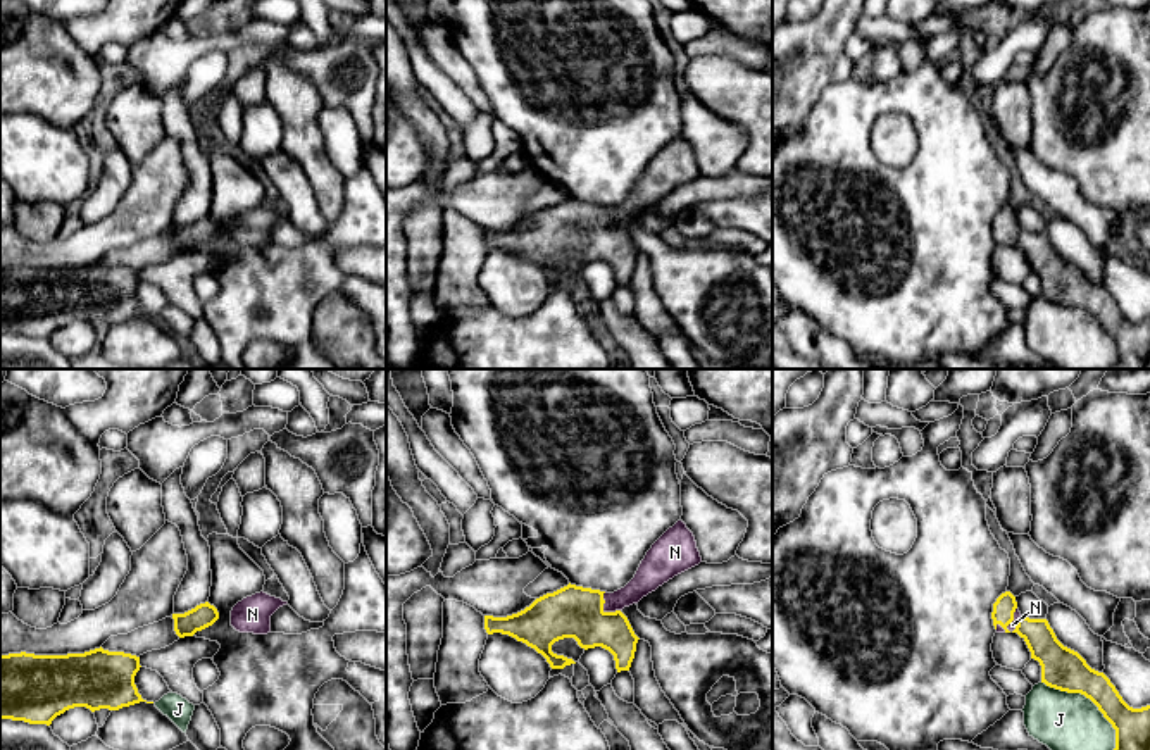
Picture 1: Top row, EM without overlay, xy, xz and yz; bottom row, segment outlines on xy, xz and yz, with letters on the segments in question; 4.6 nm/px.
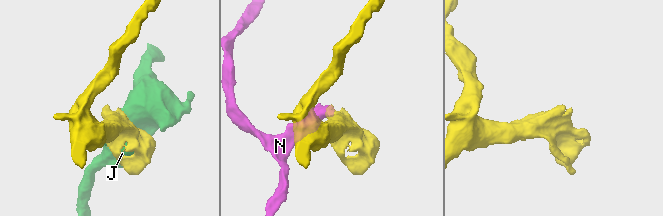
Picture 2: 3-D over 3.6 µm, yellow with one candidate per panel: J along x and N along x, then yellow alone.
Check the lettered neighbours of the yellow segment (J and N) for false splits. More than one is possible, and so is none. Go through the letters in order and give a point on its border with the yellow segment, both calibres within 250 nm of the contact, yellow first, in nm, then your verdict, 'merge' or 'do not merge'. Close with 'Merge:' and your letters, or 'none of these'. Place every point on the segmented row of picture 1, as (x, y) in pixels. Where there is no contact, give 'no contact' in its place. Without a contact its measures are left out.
J: meets yellow in yz at (1090, 699); 200 nm thick on the yellow side, 280 nm on the other; do not merge
N: meets yellow in xz at (602, 609); 240 nm thick on the yellow side, 120 nm on the other; merge
Merge: N

